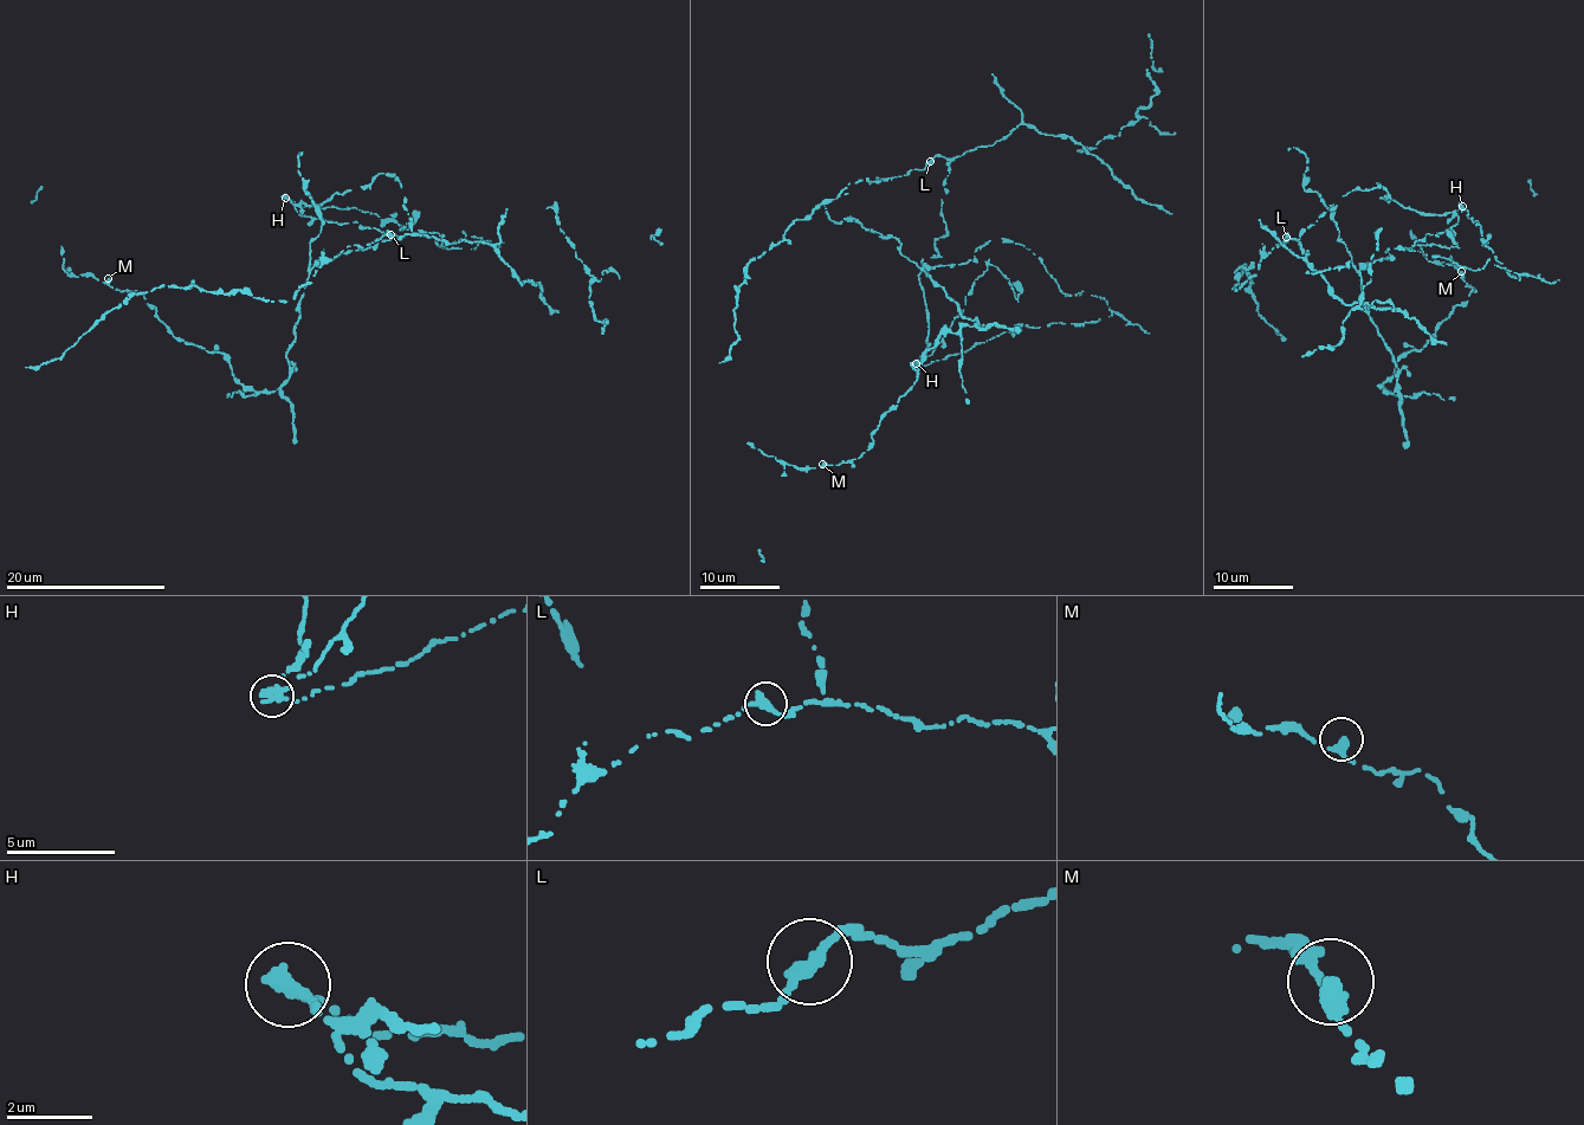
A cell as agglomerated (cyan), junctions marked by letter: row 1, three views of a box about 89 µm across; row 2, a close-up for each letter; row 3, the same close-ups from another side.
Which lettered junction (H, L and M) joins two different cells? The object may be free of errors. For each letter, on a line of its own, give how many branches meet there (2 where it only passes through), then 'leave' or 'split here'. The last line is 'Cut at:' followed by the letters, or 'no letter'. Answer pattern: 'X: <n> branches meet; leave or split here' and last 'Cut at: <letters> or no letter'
H: 2 branches meet; split here
L: 2 branches meet; leave
M: 2 branches meet; leave
Cut at: H

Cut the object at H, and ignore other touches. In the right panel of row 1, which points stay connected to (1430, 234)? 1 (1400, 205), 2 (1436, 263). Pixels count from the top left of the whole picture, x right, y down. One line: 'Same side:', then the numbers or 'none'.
Same side: 1

